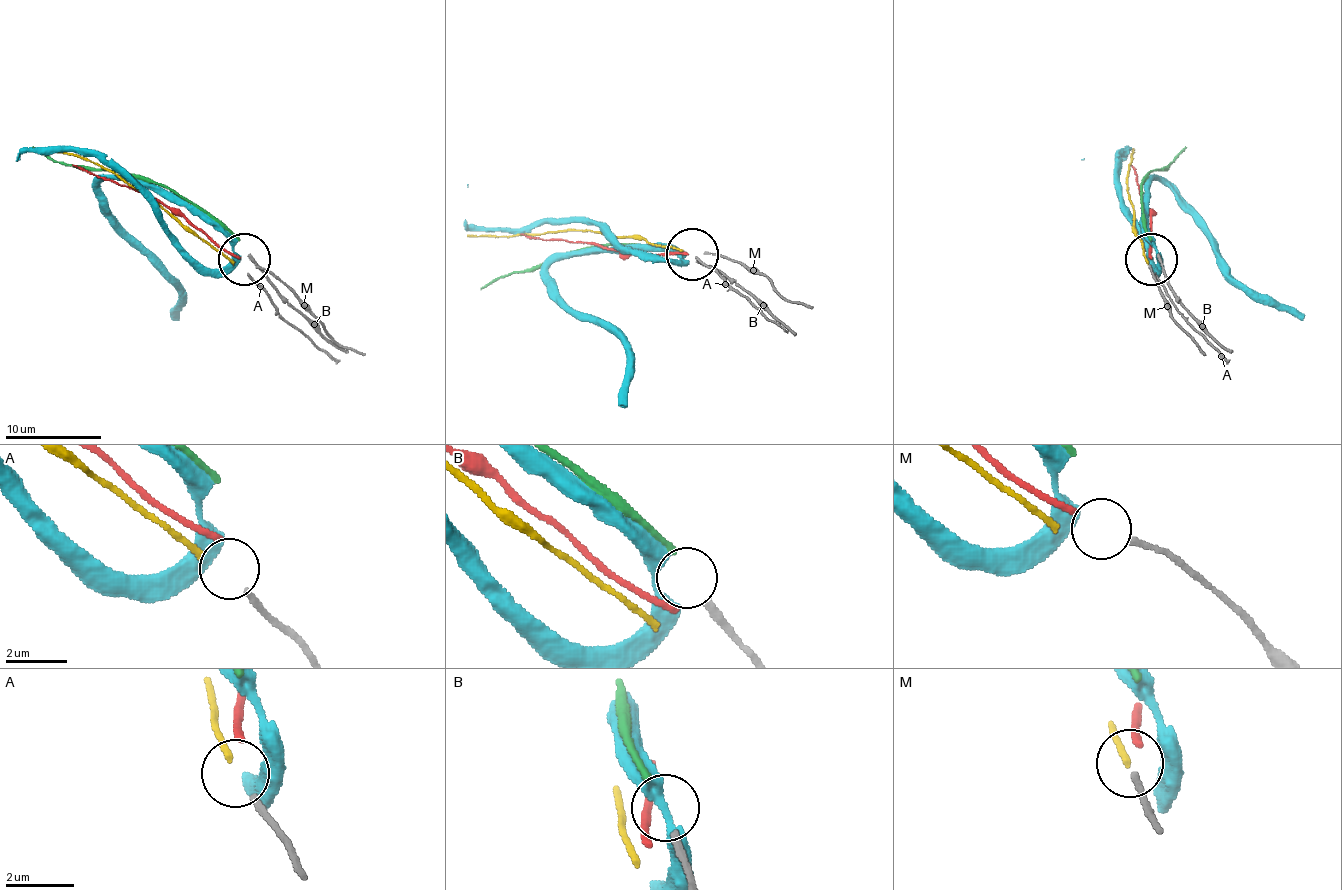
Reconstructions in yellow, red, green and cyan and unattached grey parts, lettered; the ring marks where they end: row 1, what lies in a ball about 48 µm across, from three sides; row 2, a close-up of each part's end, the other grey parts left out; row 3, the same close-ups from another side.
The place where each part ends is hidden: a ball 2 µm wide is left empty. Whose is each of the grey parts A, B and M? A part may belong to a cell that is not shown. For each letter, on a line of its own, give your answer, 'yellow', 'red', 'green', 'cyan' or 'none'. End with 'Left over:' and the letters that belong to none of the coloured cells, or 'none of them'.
A: yellow
B: green
M: none
Left over: M

